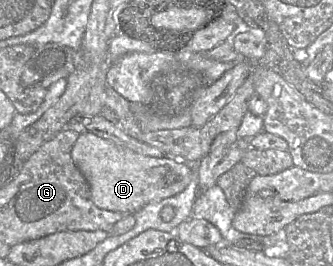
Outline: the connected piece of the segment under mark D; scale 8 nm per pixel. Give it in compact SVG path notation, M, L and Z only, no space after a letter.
M89 131L79 134L71 158L89 185L93 203L100 209L124 214L134 214L150 203L175 196L192 179L192 172L184 161L174 157L144 156Z

